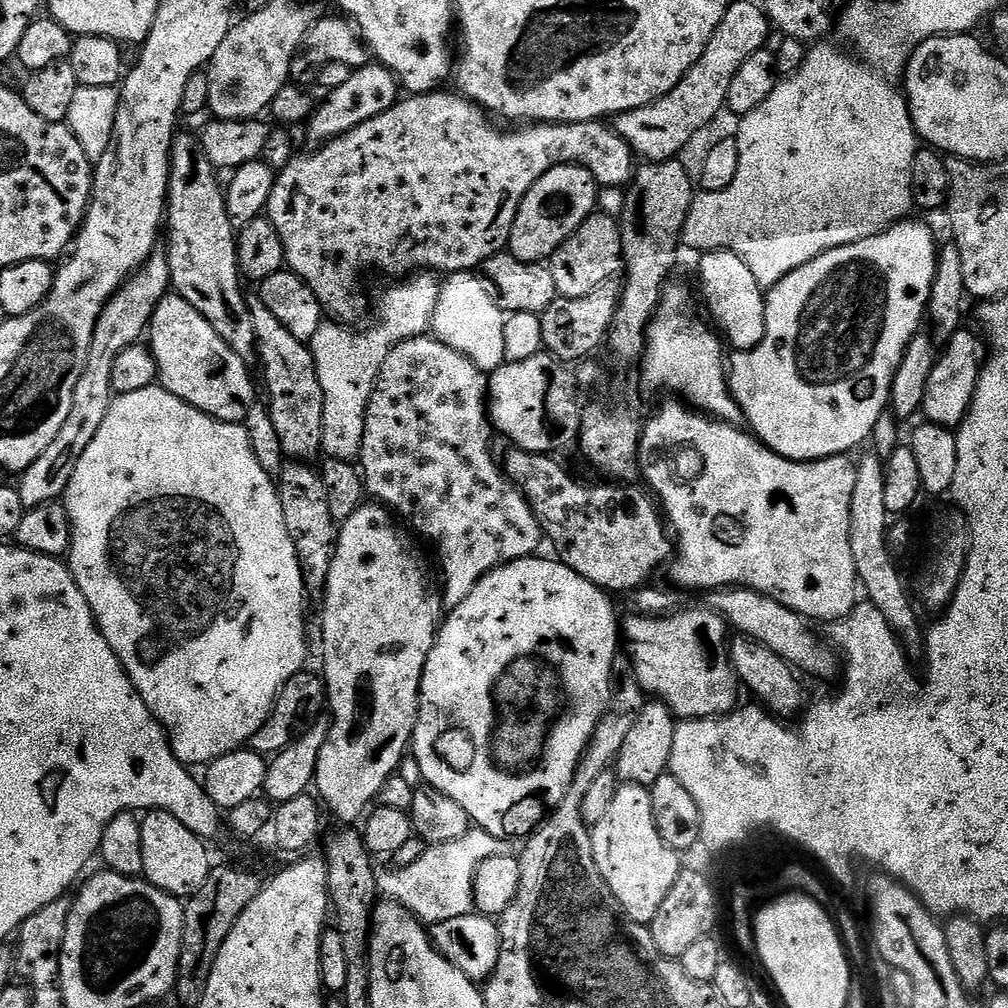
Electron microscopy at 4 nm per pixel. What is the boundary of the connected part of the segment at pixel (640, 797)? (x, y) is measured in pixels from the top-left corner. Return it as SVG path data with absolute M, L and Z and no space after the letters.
M621 783L606 814L591 825L592 853L598 874L610 886L620 909L635 924L651 925L658 906L670 894L670 886L682 870L681 857L673 848L667 848L654 826L652 793L645 785Z

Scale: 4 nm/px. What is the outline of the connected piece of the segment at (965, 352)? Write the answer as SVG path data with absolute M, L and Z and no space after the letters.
M967 330L955 332L932 368L922 409L923 415L928 415L925 417L931 423L955 429L964 421L964 415L970 410L982 367L982 356L979 356L979 352L982 352L982 340L977 336Z

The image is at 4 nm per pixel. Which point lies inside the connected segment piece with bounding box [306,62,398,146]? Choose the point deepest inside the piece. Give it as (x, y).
(366, 92)

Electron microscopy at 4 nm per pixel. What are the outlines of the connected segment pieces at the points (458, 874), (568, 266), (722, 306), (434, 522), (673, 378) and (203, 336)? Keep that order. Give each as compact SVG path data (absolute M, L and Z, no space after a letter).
M473 827L462 838L454 842L442 842L425 847L422 858L405 868L393 867L392 872L377 871L377 889L387 899L395 900L413 916L423 917L424 912L424 868L428 868L428 896L432 899L432 924L446 922L446 918L462 918L473 911L474 878L478 866L488 858L509 855L508 840L500 840L489 832L483 832L478 827Z
M603 210L597 211L588 216L586 222L578 226L575 234L551 256L552 287L561 297L585 296L602 282L613 279L617 275L621 260L620 226L617 217L607 216Z
M723 250L705 252L708 253L700 260L700 292L712 315L711 323L723 333L733 349L751 352L760 345L766 330L765 289L758 286L758 278L750 274L750 266L746 266L746 262L738 254Z
M431 335L415 336L401 344L396 344L386 354L386 362L382 362L382 370L376 379L376 385L372 391L372 397L368 403L366 414L366 430L362 438L362 450L358 457L358 467L364 478L364 486L367 495L373 501L379 502L383 507L391 510L397 517L405 516L412 523L411 531L417 537L432 543L436 556L440 559L440 572L444 575L444 588L442 587L442 604L445 609L451 610L458 607L474 590L474 586L487 572L493 572L503 564L509 564L515 560L521 560L527 556L537 555L536 548L542 544L542 533L540 524L534 518L530 506L524 495L514 487L511 480L504 475L501 465L492 461L492 436L493 429L490 427L488 411L486 409L486 376L477 368L474 362L470 362L458 350L446 346L442 341L433 338Z
M669 287L661 296L660 305L656 307L648 324L647 340L642 353L644 384L656 392L665 388L668 394L675 394L695 411L736 426L741 423L742 413L732 399L732 389L728 387L726 352L724 356L726 344L705 324L696 317L691 290Z
M169 294L156 307L150 325L150 351L156 360L159 387L182 398L184 404L202 410L215 420L227 424L243 424L257 403L256 388L252 385L249 365L234 354L214 332L206 318L181 296Z

